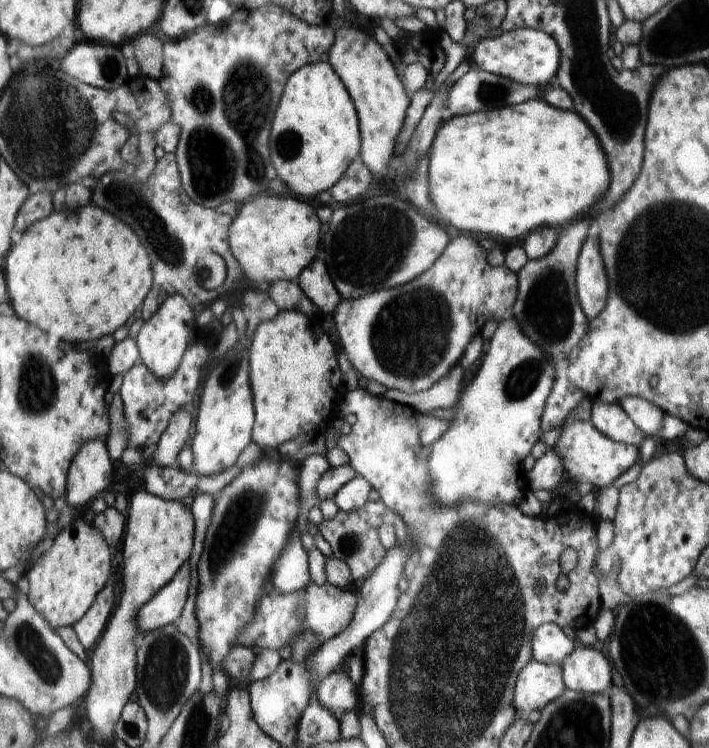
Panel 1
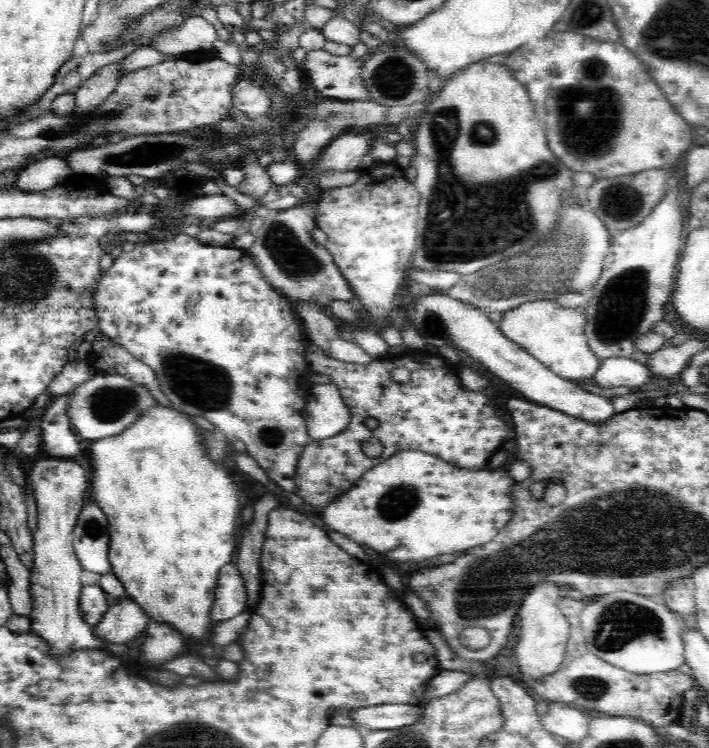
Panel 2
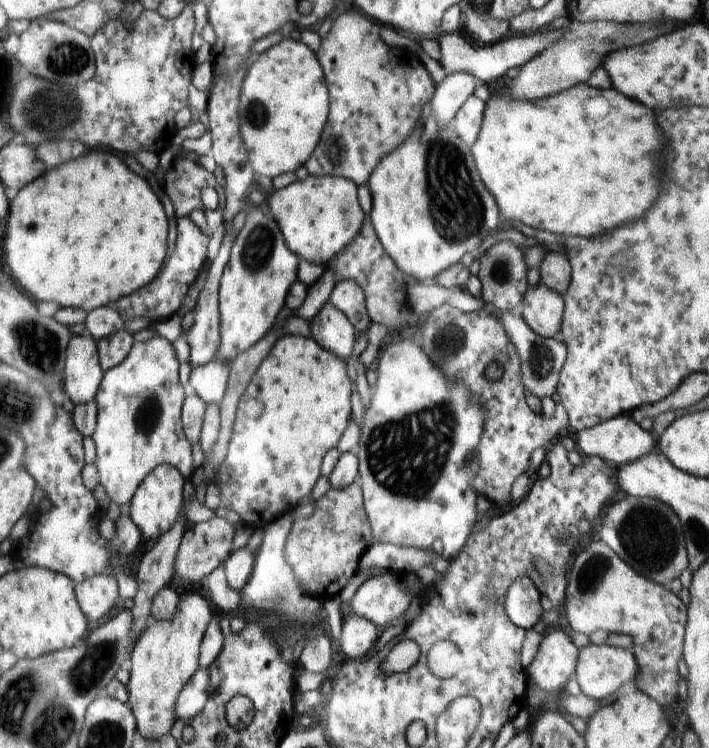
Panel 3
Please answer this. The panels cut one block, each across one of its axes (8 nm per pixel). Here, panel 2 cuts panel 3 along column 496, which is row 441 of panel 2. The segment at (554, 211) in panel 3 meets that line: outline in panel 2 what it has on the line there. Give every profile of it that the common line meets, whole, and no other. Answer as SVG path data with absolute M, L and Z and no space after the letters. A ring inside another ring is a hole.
M168 403L148 408L132 424L128 426L120 435L110 436L103 439L95 440L86 452L91 467L91 485L92 490L88 494L88 500L95 502L98 508L106 515L108 519L108 532L110 535L110 548L108 550L109 561L111 562L111 572L120 579L120 582L126 589L126 597L136 600L152 620L158 622L172 622L182 636L188 638L202 638L210 632L210 608L214 604L212 594L216 588L216 580L220 576L220 568L230 564L236 552L236 536L232 530L236 530L236 518L238 518L238 487L228 475L226 469L218 461L210 457L206 452L206 446L202 444L201 430L185 413L177 411Z

